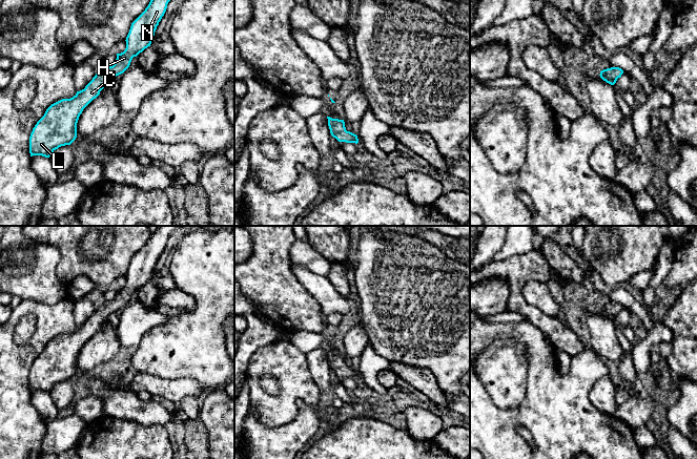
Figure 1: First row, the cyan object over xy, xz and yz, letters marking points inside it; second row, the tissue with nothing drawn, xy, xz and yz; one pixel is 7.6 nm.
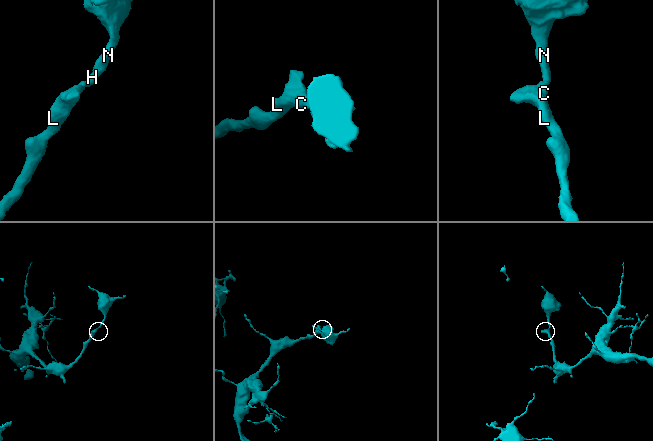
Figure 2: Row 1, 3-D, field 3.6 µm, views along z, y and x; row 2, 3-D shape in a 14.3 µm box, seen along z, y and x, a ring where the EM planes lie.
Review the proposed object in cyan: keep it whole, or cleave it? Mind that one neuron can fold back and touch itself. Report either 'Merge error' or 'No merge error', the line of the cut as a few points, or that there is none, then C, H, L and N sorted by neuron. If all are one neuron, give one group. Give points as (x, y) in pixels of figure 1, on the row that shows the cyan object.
No merge error. No split. Groups: C H L N

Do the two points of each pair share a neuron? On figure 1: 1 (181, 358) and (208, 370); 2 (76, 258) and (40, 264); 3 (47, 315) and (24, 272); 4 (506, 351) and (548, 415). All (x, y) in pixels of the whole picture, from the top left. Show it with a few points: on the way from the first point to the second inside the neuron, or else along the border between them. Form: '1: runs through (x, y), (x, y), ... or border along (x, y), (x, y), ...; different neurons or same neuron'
1: runs through (188, 358), (198, 358), (202, 362); same neuron
2: border along (43, 243), (59, 251), (56, 274), (66, 285); different neurons
3: border along (65, 297), (53, 304), (40, 304), (22, 299); different neurons
4: border along (527, 357), (527, 393), (518, 405); different neurons

